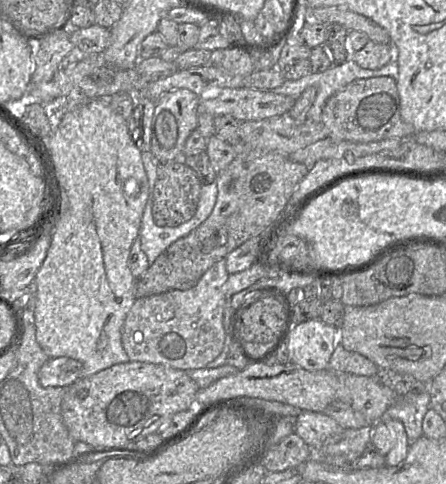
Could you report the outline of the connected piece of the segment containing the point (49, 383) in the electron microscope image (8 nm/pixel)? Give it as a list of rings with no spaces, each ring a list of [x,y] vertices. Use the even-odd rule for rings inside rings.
[[[69,357],[49,358],[38,372],[43,387],[68,387],[81,377],[82,363]]]

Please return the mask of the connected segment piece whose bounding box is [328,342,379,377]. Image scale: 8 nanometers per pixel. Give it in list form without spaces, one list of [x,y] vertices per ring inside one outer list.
[[[339,342],[334,349],[328,369],[335,373],[348,373],[356,376],[375,377],[379,368],[366,357],[349,352]]]

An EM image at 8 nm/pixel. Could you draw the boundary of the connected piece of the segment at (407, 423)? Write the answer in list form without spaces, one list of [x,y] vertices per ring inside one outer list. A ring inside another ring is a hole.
[[[428,391],[407,393],[399,396],[398,401],[384,413],[384,417],[400,421],[409,442],[413,442],[423,436],[422,421],[429,409],[430,395]]]

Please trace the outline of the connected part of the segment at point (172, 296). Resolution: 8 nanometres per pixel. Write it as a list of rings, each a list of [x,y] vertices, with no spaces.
[[[221,259],[215,262],[200,278],[198,283],[188,290],[172,290],[161,294],[135,299],[134,304],[129,310],[122,326],[122,345],[130,361],[149,362],[162,364],[180,370],[190,370],[205,368],[208,363],[213,361],[222,351],[225,340],[225,329],[223,326],[224,309],[227,304],[227,297],[223,292],[223,285],[226,283],[229,273],[226,269],[226,260]]]

